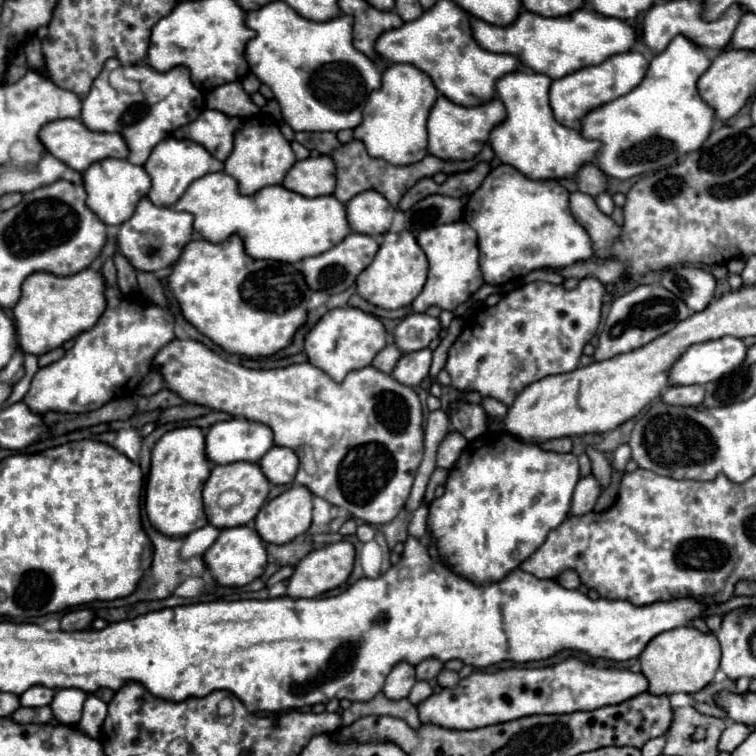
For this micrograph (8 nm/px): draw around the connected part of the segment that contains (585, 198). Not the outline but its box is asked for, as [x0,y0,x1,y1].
[570,192,620,258]

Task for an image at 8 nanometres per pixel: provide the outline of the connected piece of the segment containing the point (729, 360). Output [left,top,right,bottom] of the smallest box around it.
[668,336,746,386]

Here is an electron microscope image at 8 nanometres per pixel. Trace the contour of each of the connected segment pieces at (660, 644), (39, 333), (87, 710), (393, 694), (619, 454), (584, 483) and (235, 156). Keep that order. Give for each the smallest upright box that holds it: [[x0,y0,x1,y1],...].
[[638,626,720,694],[12,268,106,356],[78,694,107,738],[384,662,416,700],[612,444,630,474],[570,476,600,516],[224,116,296,194]]

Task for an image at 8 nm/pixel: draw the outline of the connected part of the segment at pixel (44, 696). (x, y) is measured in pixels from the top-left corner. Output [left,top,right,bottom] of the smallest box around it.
[20,686,56,706]

